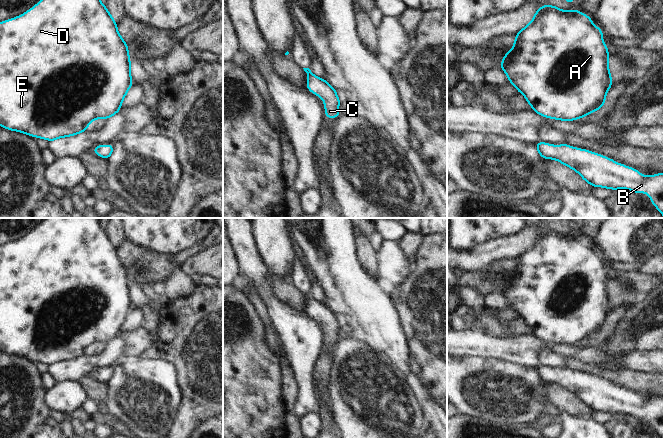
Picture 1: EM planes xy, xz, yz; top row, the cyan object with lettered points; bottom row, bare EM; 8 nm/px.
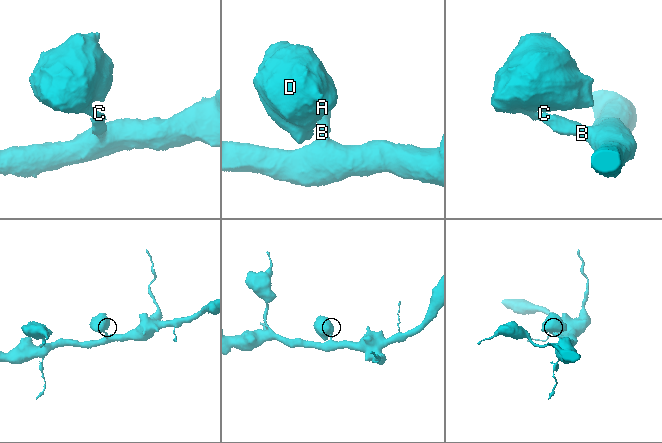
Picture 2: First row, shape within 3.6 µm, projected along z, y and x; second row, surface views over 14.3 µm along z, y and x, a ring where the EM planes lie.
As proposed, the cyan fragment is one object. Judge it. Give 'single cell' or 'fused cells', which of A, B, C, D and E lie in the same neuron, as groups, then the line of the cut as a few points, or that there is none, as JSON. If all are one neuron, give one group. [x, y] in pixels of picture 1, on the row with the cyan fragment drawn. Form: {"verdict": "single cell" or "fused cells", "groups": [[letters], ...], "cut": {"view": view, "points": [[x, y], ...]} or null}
{"verdict": "single cell", "groups": [["A", "B", "C", "D", "E"]], "cut": null}

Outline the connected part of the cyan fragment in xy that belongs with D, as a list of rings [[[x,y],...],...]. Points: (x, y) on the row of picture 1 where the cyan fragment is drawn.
[[[41,0],[24,14],[0,23],[0,126],[51,142],[87,131],[94,119],[109,119],[121,110],[121,104],[133,85],[129,49],[117,30],[117,23],[101,0]]]

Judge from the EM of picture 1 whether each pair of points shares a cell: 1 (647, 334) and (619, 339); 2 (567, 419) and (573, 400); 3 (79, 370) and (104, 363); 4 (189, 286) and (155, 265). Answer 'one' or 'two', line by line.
1: one
2: two
3: one
4: two

